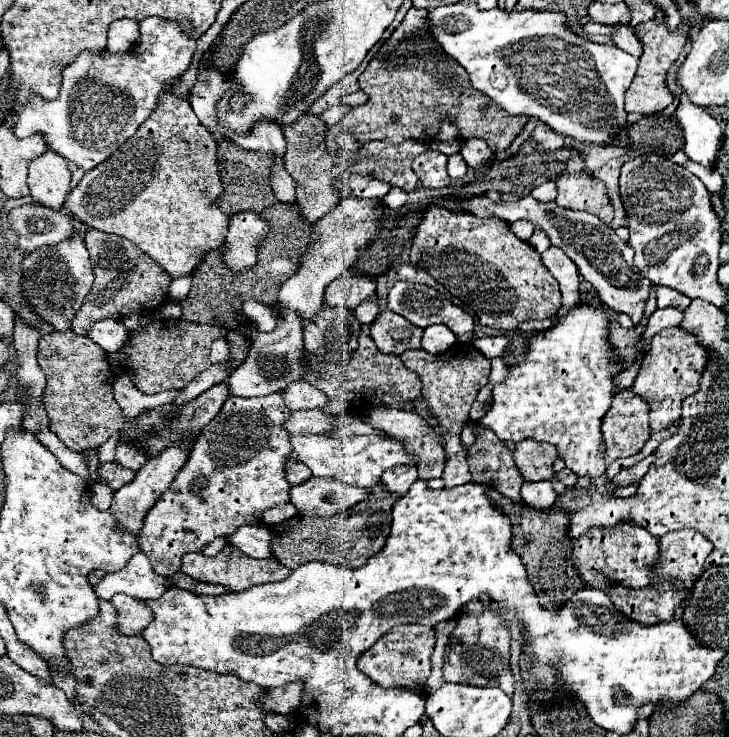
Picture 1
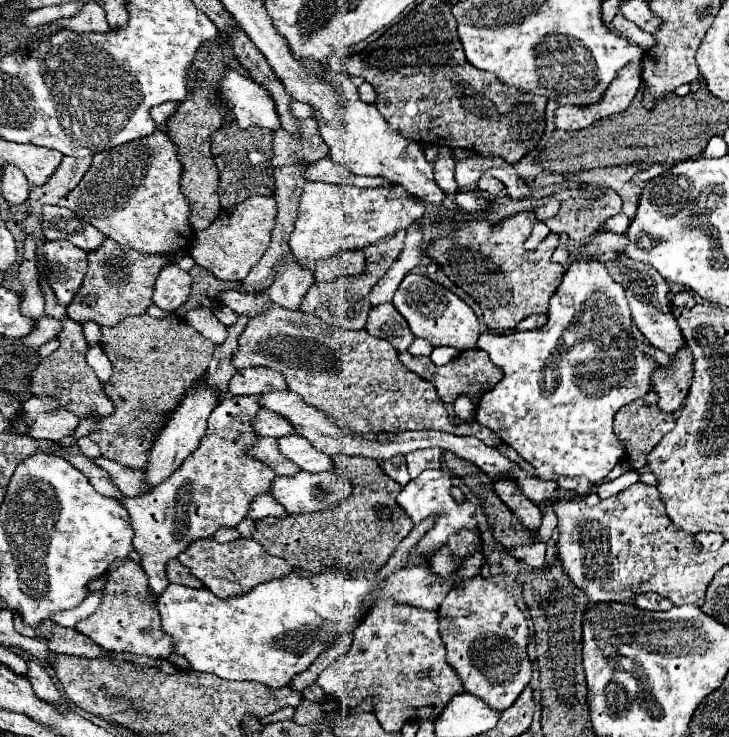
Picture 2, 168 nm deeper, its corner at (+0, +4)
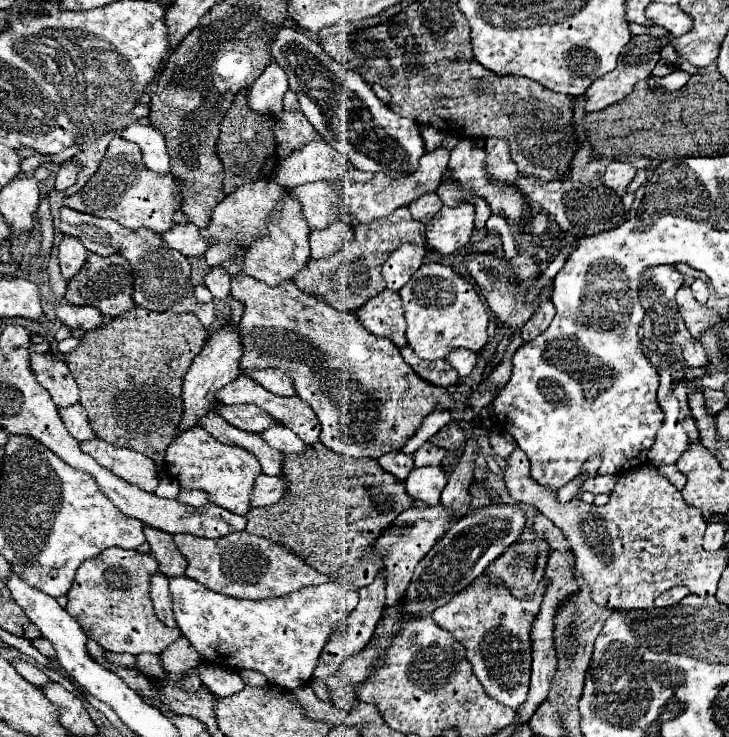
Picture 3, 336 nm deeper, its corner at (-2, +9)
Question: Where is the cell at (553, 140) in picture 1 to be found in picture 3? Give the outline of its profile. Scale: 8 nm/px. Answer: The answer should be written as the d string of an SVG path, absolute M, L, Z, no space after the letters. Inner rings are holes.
M648 34L632 36L632 40L630 40L630 42L624 46L624 50L620 52L616 70L612 70L612 72L604 74L602 78L594 80L592 86L588 88L588 92L586 92L586 112L604 110L606 106L610 106L610 104L614 104L614 102L624 100L624 98L632 92L632 88L634 88L634 84L636 84L638 80L644 80L644 78L648 78L648 76L652 74L654 66L656 66L658 60L660 60L660 50L662 50L662 48L664 48L664 46L662 46L660 38L656 38L656 36L648 36Z

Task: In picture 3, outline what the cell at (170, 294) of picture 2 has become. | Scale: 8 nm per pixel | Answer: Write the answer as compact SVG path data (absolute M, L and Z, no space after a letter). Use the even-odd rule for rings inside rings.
M72 208L60 210L60 230L66 236L80 238L88 252L94 252L98 256L112 256L112 254L124 256L130 262L130 268L134 274L132 300L136 306L142 306L154 312L190 312L198 316L204 328L208 328L210 332L214 330L214 324L216 324L214 302L202 304L196 300L194 286L190 282L190 264L186 256L168 248L164 240L160 240L160 234L148 228L130 230L126 226L120 226L116 220L96 218L92 214L80 214Z

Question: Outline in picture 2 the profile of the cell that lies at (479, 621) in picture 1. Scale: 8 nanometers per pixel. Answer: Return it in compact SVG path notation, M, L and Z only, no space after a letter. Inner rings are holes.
M476 577L472 581L466 581L466 585L458 589L458 593L450 593L450 597L446 597L446 601L438 609L438 619L440 635L446 645L446 661L456 671L464 689L482 697L488 705L500 711L508 709L532 677L532 665L526 655L528 623L526 615L516 607L516 603L512 603L512 595L504 587L496 585L492 579L484 581L482 577Z

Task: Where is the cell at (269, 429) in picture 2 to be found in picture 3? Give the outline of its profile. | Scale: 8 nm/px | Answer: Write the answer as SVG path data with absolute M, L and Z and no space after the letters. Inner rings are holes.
M218 404L216 410L228 424L232 424L240 430L246 430L246 432L256 432L258 434L258 432L276 424L264 410L260 410L252 404L236 404L236 406Z

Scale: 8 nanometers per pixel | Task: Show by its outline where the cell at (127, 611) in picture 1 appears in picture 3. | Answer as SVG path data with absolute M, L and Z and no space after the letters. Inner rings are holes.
M106 548L98 556L80 564L72 588L66 594L66 612L78 620L88 638L100 642L108 652L160 654L178 640L180 632L178 628L164 628L164 624L156 620L150 600L150 576L156 572L160 572L160 568L152 554Z

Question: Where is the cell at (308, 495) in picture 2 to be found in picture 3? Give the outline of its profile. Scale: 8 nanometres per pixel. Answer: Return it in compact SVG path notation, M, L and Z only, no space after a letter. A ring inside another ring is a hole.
M258 474L256 480L254 480L250 504L252 506L270 506L270 504L276 504L284 496L284 488L286 488L286 484L284 484L282 476L264 476L264 474Z

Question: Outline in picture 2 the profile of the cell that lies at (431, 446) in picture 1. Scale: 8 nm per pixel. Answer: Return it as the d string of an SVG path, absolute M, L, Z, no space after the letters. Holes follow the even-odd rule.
M418 449L412 453L406 453L406 463L408 463L408 473L410 477L418 477L426 469L440 469L440 457L442 449Z

